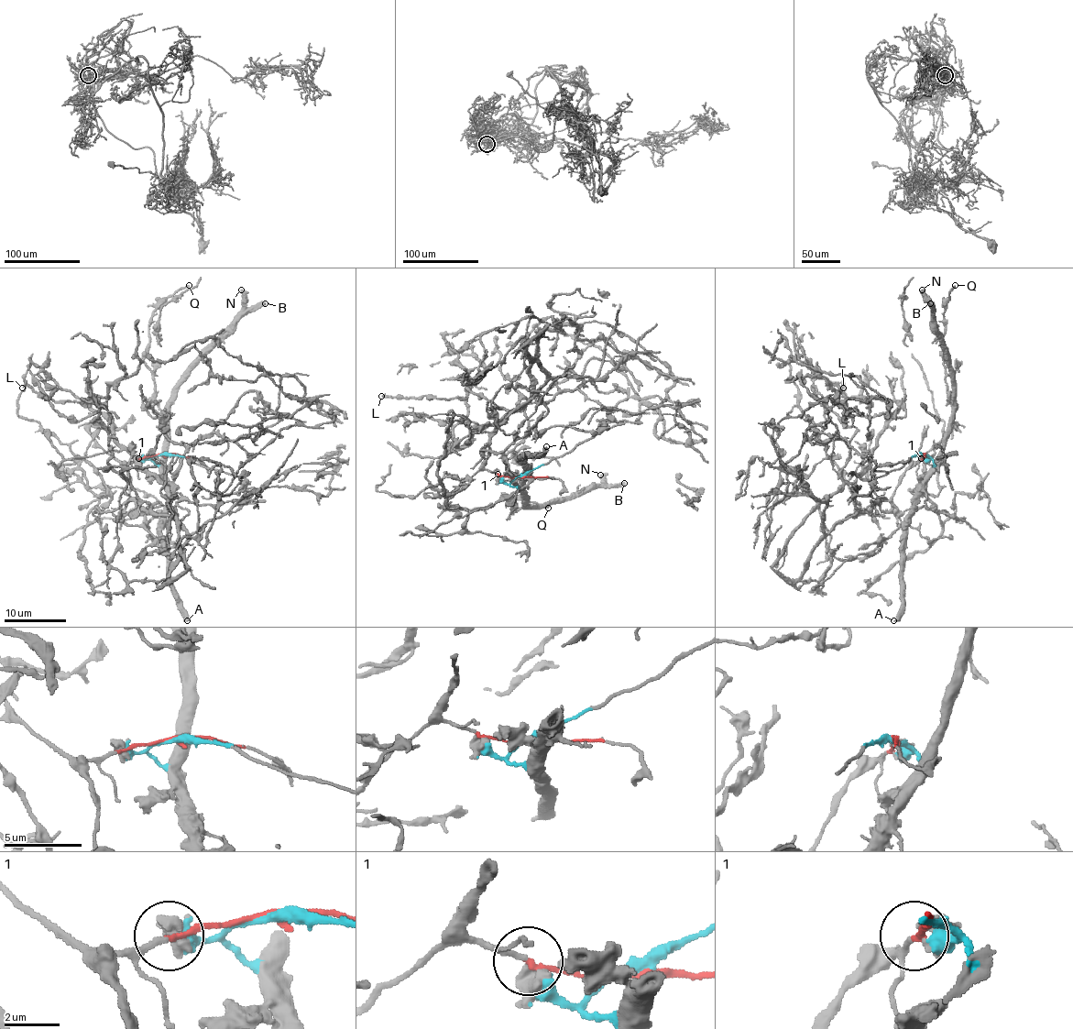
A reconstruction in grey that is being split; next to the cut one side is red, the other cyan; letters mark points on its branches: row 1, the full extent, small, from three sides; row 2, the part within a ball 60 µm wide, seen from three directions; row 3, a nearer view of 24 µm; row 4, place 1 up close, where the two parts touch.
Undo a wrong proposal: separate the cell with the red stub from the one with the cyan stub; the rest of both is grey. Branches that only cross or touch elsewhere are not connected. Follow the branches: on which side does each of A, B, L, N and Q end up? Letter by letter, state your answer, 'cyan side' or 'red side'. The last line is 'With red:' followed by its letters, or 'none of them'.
A: cyan side
B: cyan side
L: red side
N: cyan side
Q: cyan side
With red: L

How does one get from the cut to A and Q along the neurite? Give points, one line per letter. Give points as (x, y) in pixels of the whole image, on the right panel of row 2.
A: (925, 454), (934, 463), (905, 530), (903, 609), (893, 620)
Q: (925, 454), (934, 465), (943, 446), (952, 412), (957, 408), (947, 389), (943, 343), (944, 301), (955, 286)

